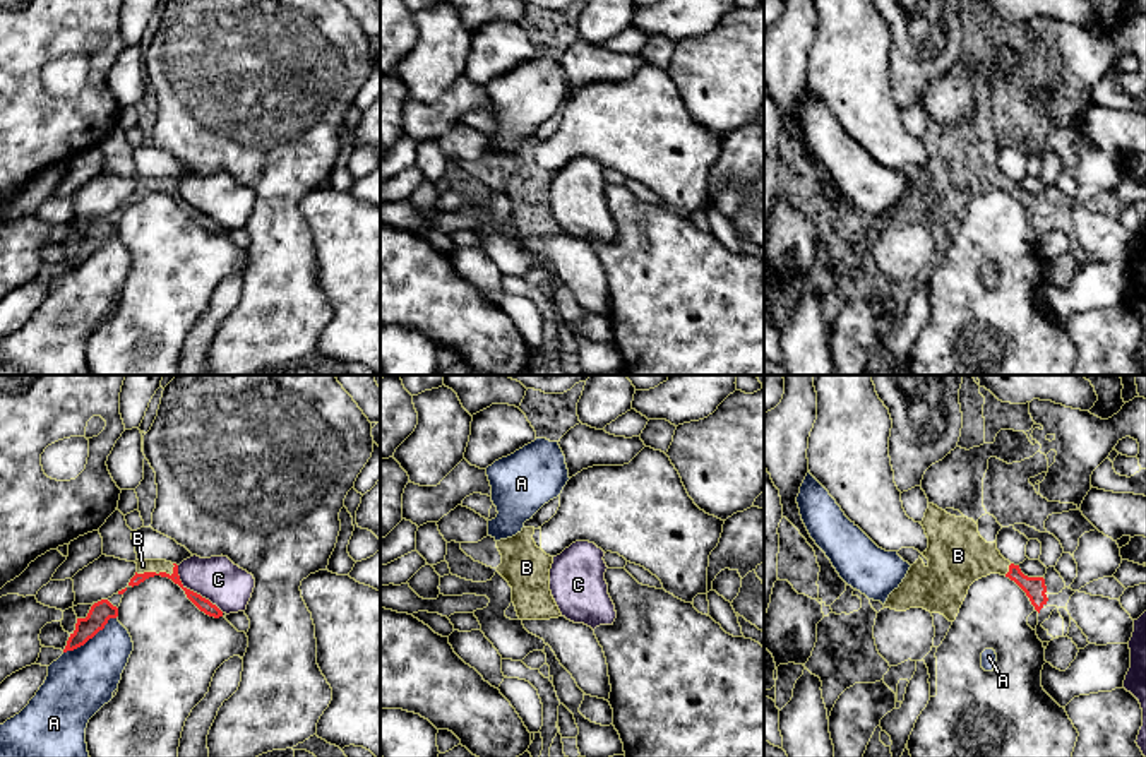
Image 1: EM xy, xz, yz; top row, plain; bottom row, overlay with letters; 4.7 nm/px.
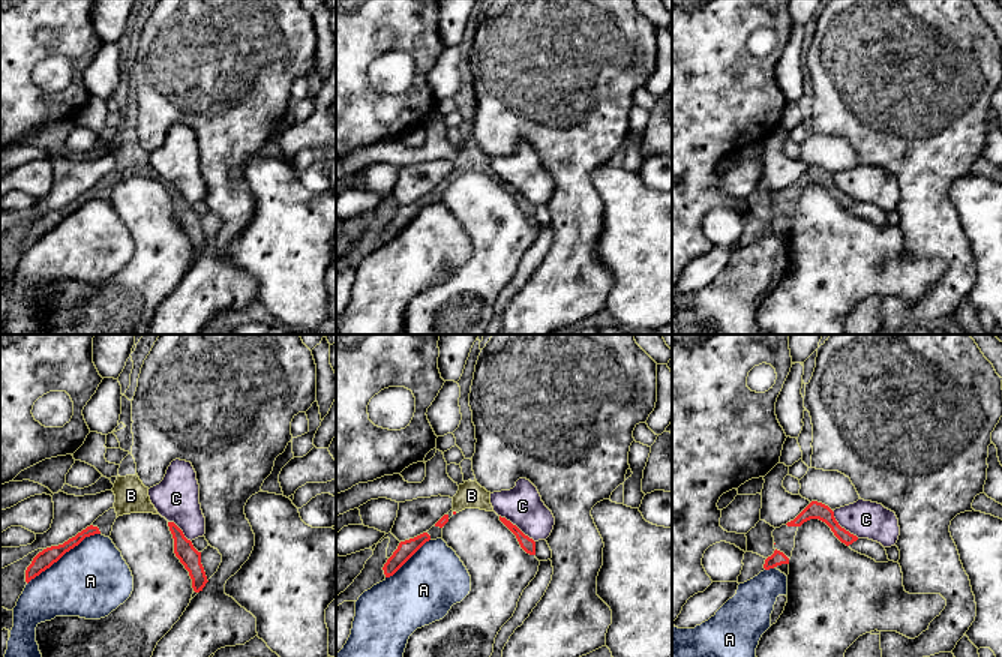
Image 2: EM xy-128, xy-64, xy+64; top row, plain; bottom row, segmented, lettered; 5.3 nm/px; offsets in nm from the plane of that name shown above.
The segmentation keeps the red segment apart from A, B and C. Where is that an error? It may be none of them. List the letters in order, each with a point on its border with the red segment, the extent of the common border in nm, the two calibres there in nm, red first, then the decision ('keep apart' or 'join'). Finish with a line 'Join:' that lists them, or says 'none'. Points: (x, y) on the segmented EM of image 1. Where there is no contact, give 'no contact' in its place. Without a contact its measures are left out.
A: xy (91, 637) | 320 nm | 100/300 nm | keep apart
B: xy (155, 572) | 190 nm | 60/60 nm | join
C: xy (192, 591) | 320 nm | 70/220 nm | keep apart
Join: B

